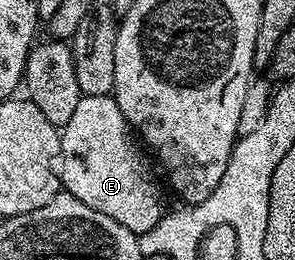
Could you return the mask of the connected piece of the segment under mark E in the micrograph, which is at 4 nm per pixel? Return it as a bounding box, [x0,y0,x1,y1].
[60,95,165,236]

